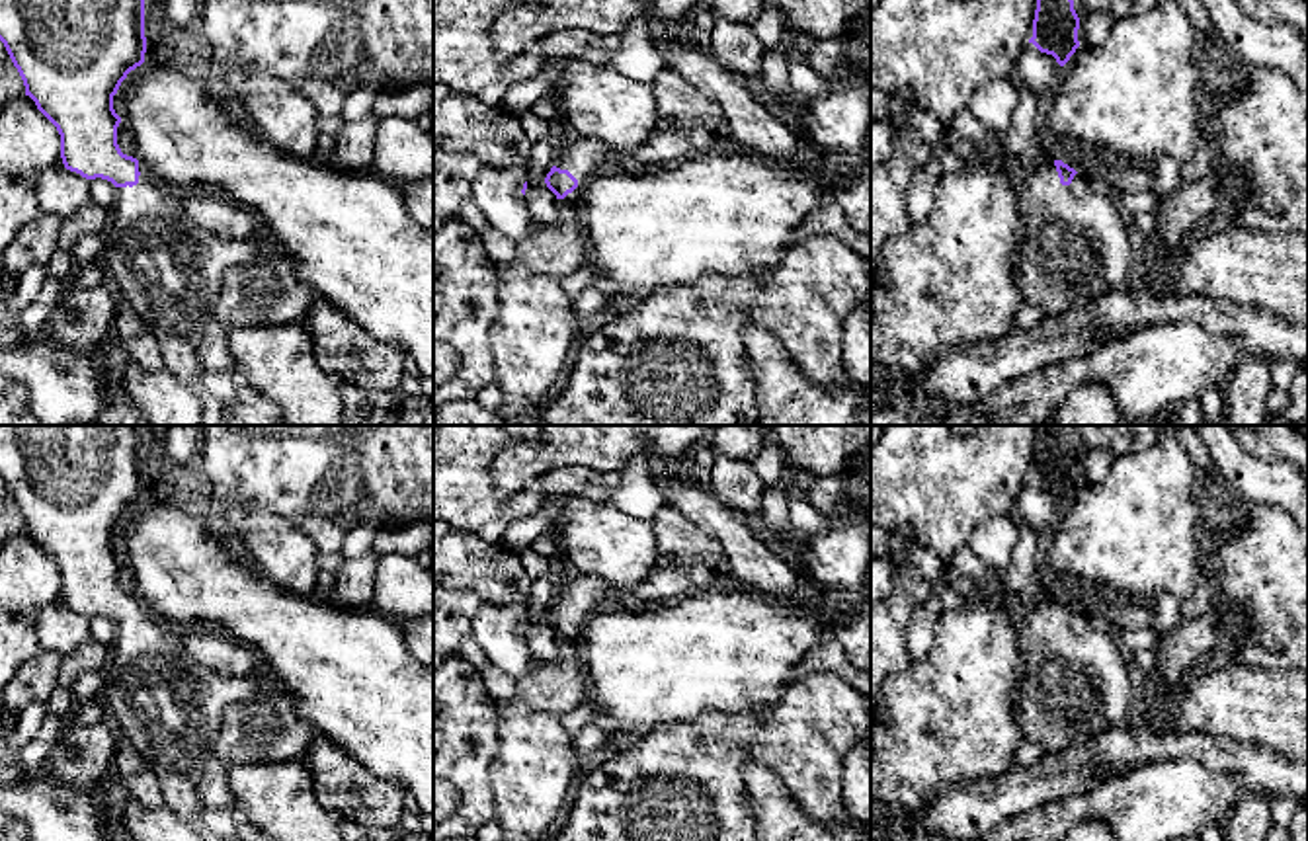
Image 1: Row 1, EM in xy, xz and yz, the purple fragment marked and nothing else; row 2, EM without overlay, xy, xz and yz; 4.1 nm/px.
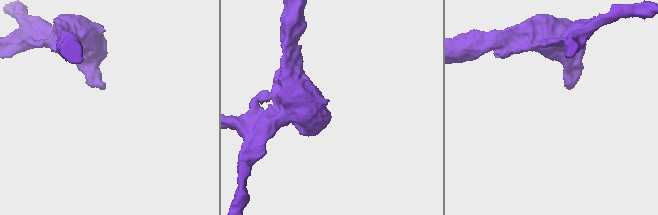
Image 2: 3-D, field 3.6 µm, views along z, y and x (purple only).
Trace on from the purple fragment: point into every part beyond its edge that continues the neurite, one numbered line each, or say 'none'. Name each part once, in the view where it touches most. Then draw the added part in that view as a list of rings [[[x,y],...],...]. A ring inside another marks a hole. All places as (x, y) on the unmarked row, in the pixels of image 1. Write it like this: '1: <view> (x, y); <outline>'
1: xz (582, 598); [[[580,576],[572,583],[558,589],[554,603],[568,607],[578,617],[578,624],[562,638],[570,642],[582,640],[584,624],[590,617],[601,613],[601,605],[605,603],[609,589],[611,585],[595,576],[590,576],[588,580]]]

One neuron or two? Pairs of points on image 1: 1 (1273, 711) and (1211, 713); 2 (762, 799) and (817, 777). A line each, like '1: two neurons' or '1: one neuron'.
1: one neuron
2: two neurons

